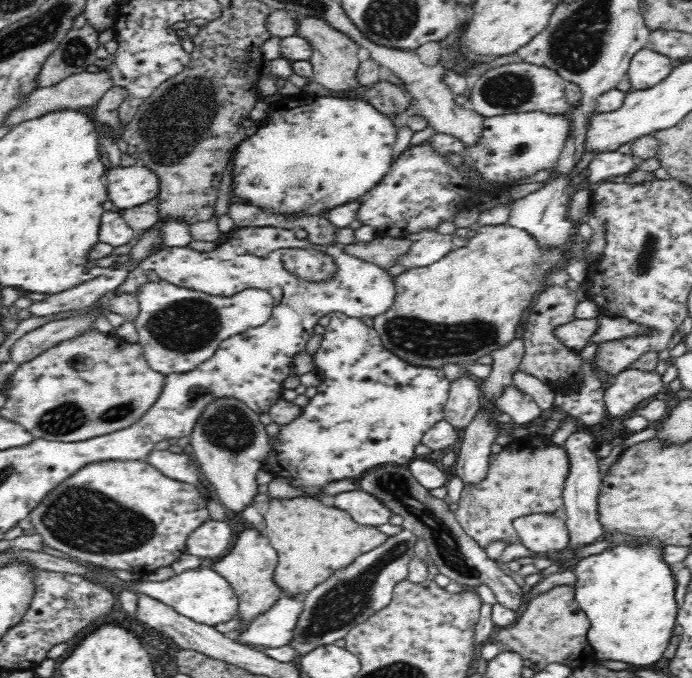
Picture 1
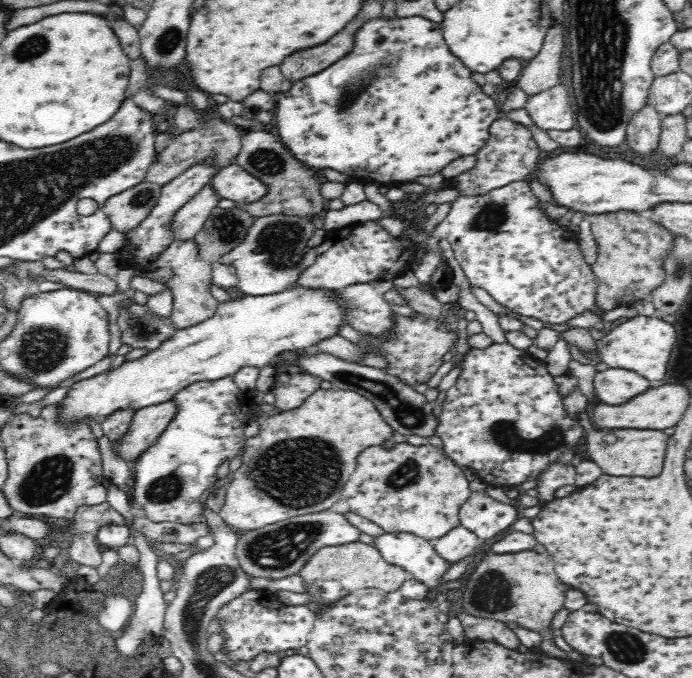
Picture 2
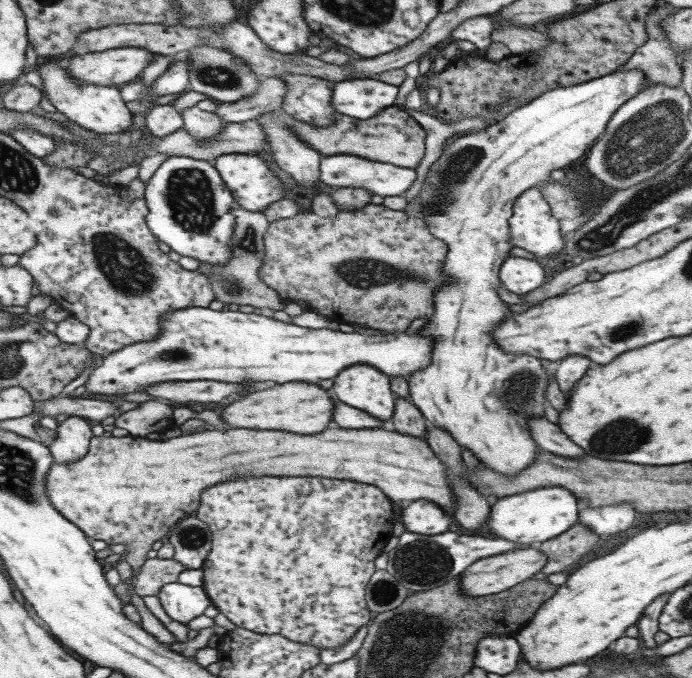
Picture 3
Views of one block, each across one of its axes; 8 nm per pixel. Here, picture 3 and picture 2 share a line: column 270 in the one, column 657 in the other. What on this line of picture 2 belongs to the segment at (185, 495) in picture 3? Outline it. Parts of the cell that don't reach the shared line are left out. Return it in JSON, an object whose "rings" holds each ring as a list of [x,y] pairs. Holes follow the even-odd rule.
{"rings":[[[614,428],[590,432],[586,436],[586,442],[590,460],[596,462],[604,474],[652,478],[662,472],[668,436],[664,432],[648,432],[648,430],[640,432],[640,430],[632,430],[632,428],[624,428],[624,430]]]}

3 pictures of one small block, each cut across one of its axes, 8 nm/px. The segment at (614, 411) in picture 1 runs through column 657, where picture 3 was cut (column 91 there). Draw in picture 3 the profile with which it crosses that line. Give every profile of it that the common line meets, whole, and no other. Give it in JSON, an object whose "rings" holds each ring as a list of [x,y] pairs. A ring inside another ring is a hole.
{"rings":[[[189,307],[183,310],[175,310],[163,314],[159,320],[159,336],[154,340],[129,344],[116,352],[111,352],[102,357],[102,362],[93,369],[85,380],[85,394],[95,396],[100,394],[107,396],[119,396],[142,392],[149,386],[155,386],[162,382],[175,380],[225,380],[225,382],[263,382],[273,380],[277,384],[283,382],[305,382],[315,384],[320,380],[334,378],[343,368],[349,368],[355,364],[367,364],[383,372],[385,376],[403,376],[406,378],[413,372],[423,370],[431,362],[431,352],[434,340],[428,336],[422,336],[417,331],[385,334],[385,336],[367,336],[355,331],[341,332],[337,329],[307,328],[295,326],[293,323],[283,323],[272,317],[254,314],[249,309],[229,308],[227,311],[211,310],[209,307]]]}

